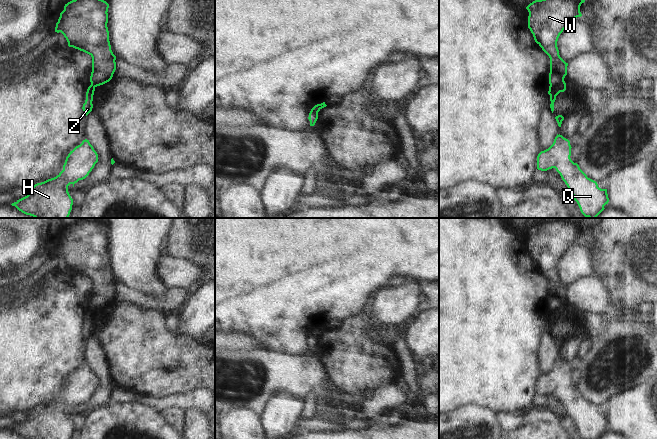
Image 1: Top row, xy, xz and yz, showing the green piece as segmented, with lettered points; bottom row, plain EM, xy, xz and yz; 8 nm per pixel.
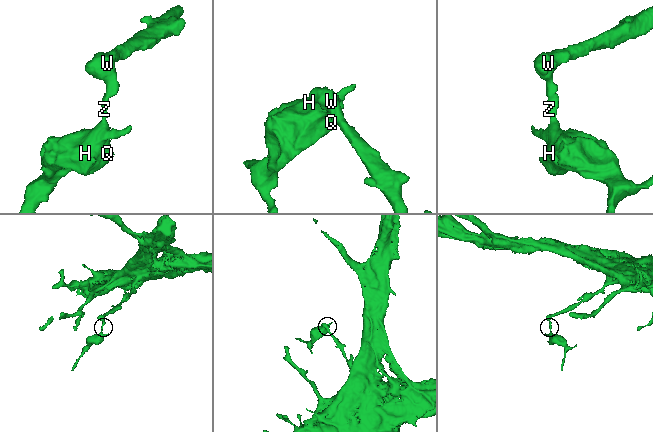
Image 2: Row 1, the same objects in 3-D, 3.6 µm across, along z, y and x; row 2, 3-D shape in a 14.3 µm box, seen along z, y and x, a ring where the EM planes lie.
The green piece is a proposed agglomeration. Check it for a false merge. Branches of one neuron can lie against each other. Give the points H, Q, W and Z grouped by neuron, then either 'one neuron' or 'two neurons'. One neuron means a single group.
groups H Q Z / W; two neurons

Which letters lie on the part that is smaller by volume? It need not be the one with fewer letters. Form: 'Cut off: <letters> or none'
Cut off: H, Q, Z

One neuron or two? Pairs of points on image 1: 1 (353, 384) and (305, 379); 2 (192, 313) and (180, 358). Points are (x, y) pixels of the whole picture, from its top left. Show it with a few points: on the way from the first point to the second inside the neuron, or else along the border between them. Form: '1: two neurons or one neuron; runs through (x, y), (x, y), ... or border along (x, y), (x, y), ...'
1: two neurons; border along (317, 357), (324, 367), (328, 378)
2: two neurons; border along (179, 334), (186, 335), (194, 340)

